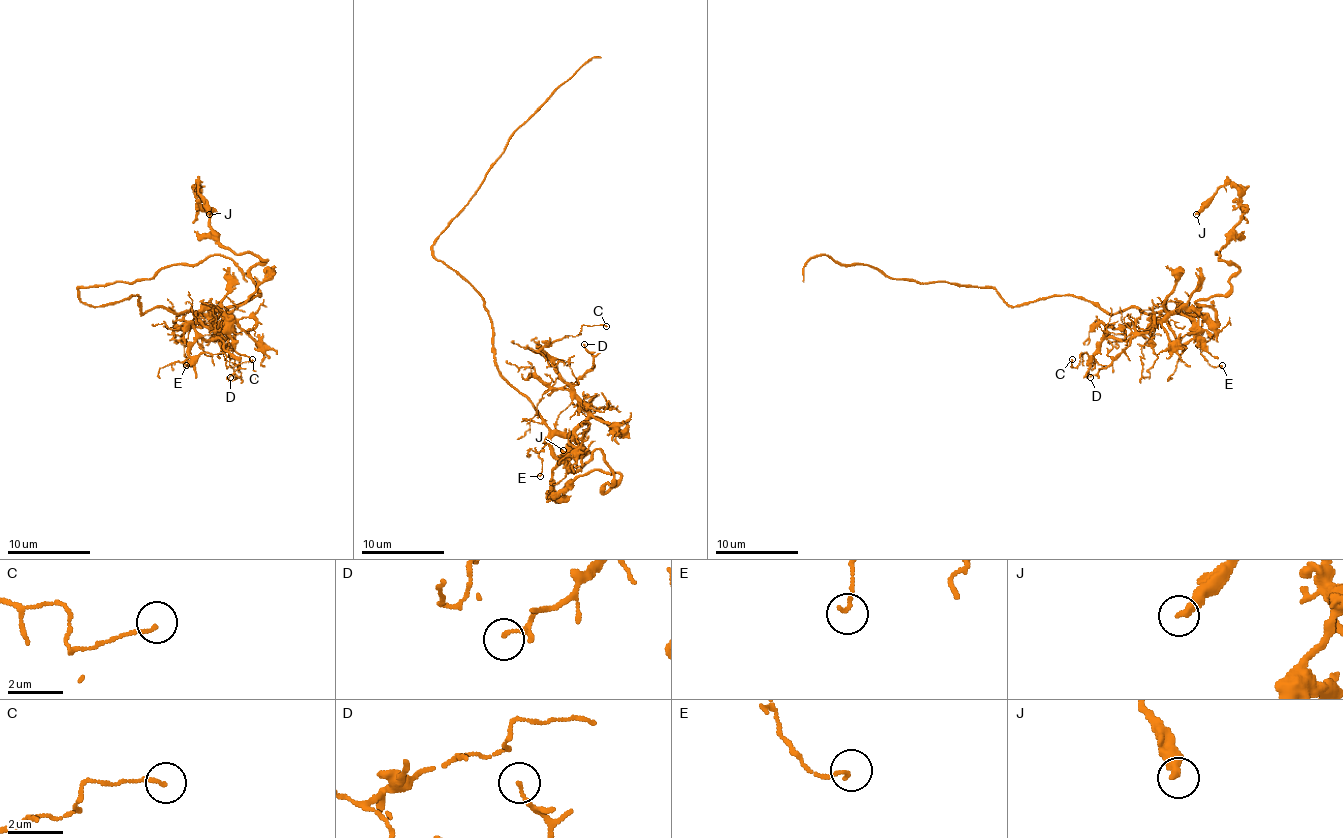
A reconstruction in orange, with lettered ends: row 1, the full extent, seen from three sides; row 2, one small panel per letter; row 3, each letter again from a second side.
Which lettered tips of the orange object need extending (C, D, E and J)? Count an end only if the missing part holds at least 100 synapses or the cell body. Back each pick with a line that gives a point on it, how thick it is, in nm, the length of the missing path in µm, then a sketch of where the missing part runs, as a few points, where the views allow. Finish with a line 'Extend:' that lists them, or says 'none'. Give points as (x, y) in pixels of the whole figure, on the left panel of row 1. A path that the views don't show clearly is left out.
Extend: none

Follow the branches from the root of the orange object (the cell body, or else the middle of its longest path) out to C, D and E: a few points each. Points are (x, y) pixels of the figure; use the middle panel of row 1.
C: (499, 371), (551, 429), (569, 433), (586, 416), (586, 408), (542, 348), (578, 336), (584, 326), (606, 326)
D: (499, 371), (551, 429), (569, 433), (586, 416), (586, 406), (573, 388), (592, 367), (592, 357), (584, 344)
E: (499, 371), (532, 404), (549, 429), (549, 441), (540, 452), (536, 452), (542, 464), (540, 476)

